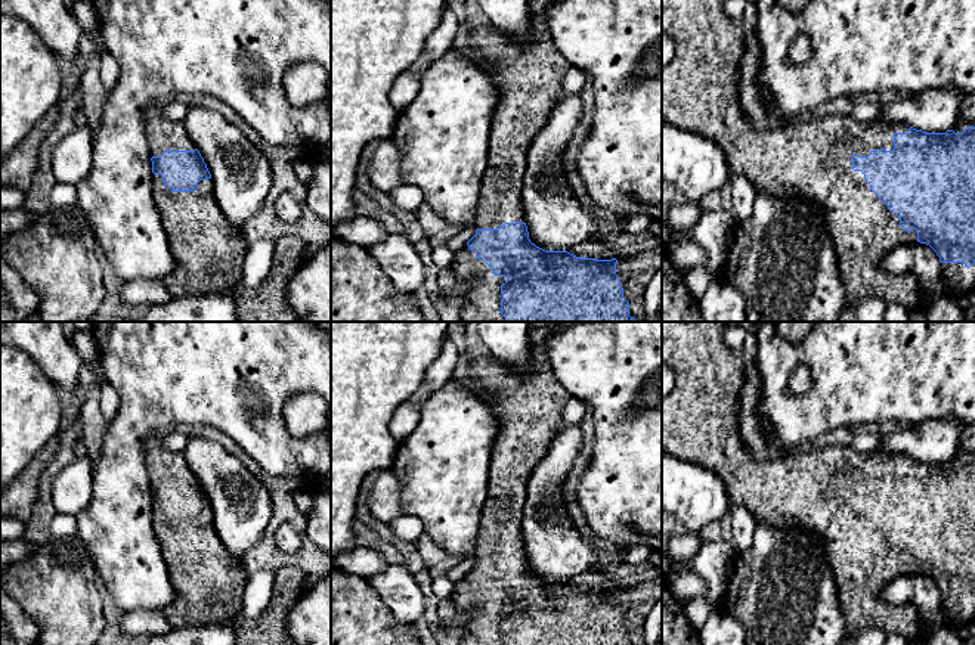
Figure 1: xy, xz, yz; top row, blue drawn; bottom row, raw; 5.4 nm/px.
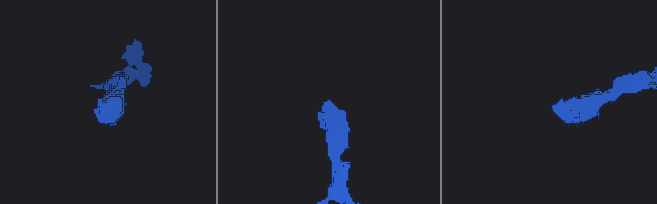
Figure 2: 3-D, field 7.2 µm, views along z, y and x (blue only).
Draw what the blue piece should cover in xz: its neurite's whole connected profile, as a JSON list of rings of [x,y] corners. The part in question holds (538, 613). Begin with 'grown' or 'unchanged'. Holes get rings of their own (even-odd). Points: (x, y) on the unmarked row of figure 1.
grown | [[[529,322],[532,348],[532,375],[520,375],[501,365],[492,356],[482,356],[470,362],[468,381],[483,390],[492,401],[498,419],[498,437],[492,449],[489,465],[489,487],[486,503],[482,509],[477,539],[476,565],[465,577],[455,582],[451,601],[456,611],[471,613],[461,632],[461,645],[646,645],[644,621],[654,604],[662,598],[662,574],[654,574],[646,582],[623,589],[597,590],[581,589],[567,582],[545,582],[529,570],[521,534],[521,515],[527,499],[527,481],[538,462],[545,456],[552,435],[557,431],[561,413],[572,399],[548,366],[547,344],[558,334],[561,322]]]

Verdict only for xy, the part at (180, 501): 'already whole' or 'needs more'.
needs more

